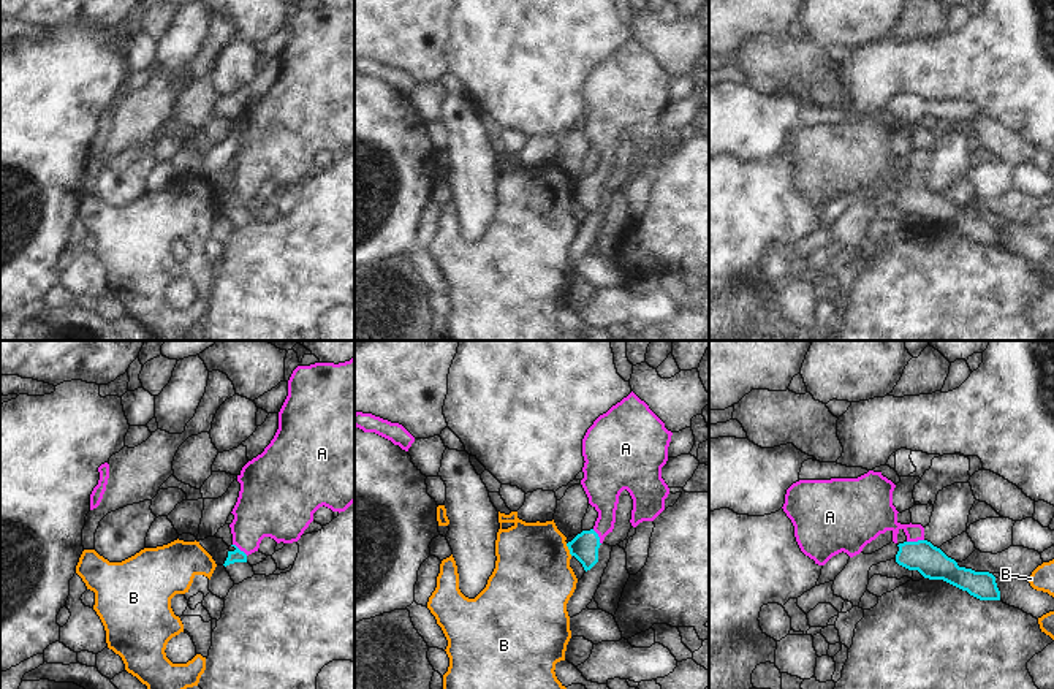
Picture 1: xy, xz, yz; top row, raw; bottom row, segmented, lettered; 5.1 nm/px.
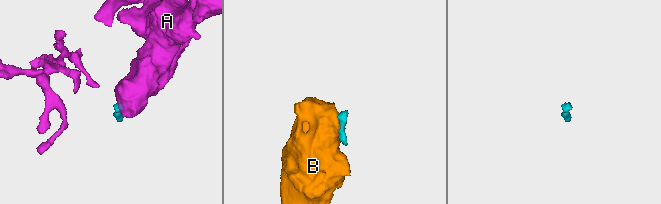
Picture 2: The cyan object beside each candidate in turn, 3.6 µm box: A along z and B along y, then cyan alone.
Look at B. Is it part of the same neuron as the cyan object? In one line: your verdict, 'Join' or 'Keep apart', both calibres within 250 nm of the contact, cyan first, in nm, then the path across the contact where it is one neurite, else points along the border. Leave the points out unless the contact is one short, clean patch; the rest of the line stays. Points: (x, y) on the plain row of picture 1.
Keep apart. Thickness 140 nm (cyan) against 420 nm. Boundary: xz (565, 189), (572, 200)

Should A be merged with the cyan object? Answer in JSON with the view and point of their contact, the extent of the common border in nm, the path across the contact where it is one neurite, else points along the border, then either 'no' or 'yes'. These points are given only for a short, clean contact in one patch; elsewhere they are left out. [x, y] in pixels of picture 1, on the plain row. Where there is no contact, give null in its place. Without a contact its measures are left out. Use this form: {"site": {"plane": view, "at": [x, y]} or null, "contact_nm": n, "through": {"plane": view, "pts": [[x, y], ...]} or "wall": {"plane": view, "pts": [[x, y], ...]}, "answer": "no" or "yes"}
{"site": {"plane": "yz", "at": [915, 187]}, "contact_nm": 90, "through": {"plane": "yz", "pts": [[929, 206], [915, 187], [904, 171], [874, 160]]}, "answer": "yes"}

